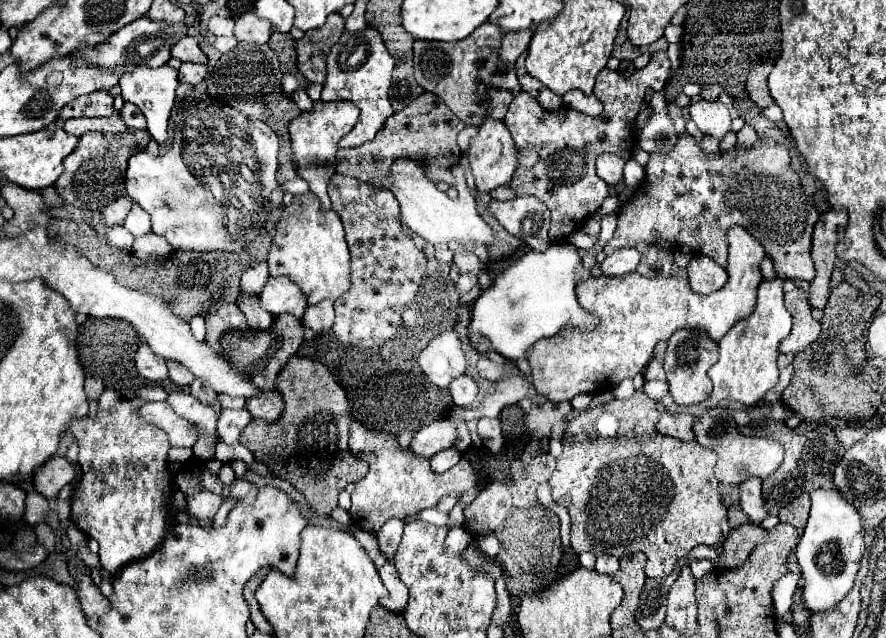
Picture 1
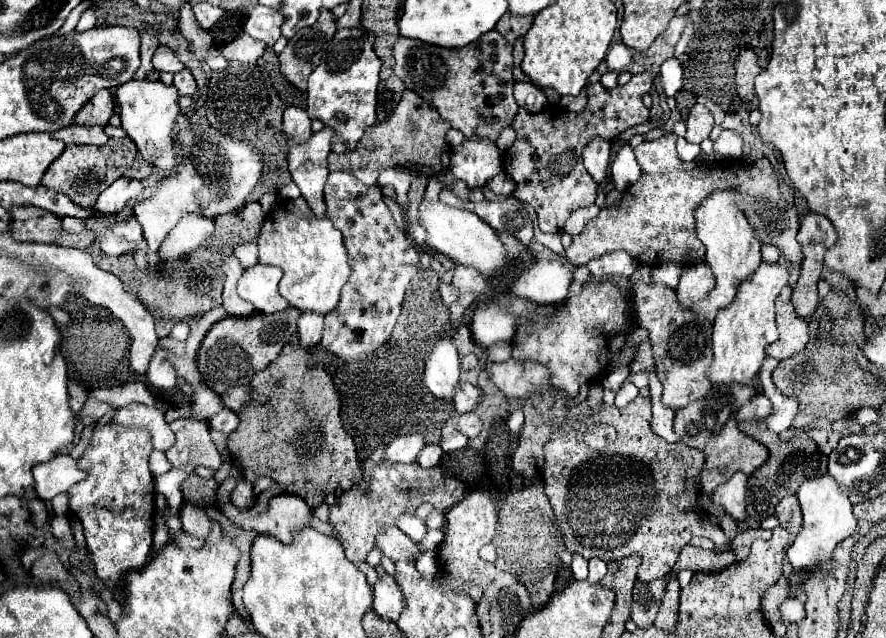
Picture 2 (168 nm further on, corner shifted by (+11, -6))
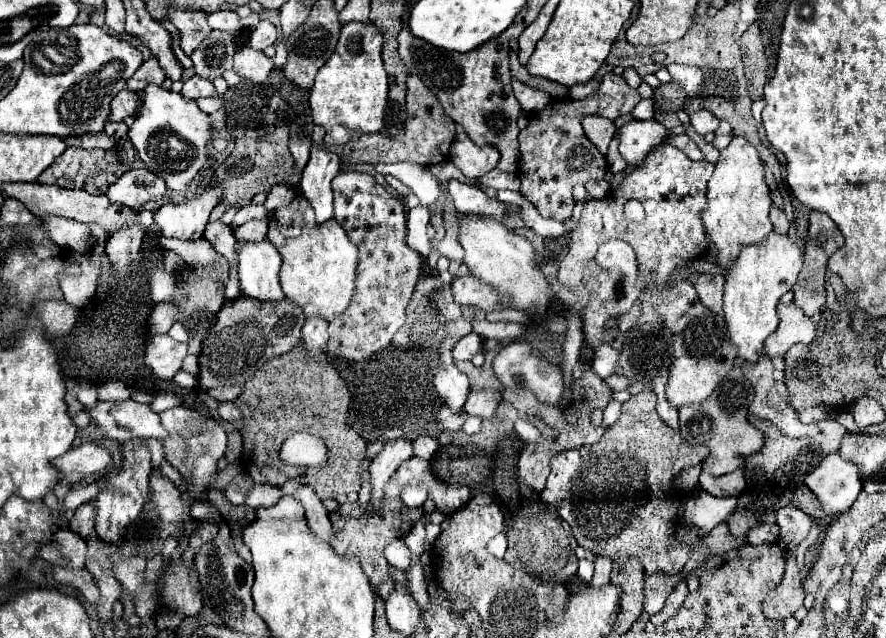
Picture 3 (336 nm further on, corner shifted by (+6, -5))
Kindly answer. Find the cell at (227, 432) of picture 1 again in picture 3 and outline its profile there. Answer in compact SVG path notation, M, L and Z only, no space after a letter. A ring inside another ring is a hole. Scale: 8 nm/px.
M220 403L218 405L218 415L228 423L236 423L236 421L242 419L242 413L234 403Z

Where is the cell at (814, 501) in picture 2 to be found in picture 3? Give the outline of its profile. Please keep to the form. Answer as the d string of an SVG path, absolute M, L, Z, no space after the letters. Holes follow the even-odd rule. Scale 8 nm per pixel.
M840 453L826 455L822 463L806 475L804 483L816 495L828 517L848 513L862 491L858 467L854 467L854 463L846 463Z

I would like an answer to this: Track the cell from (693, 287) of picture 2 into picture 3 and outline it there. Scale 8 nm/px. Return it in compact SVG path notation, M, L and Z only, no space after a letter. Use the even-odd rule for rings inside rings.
M702 273L694 281L694 289L704 303L714 313L722 313L722 295L724 295L724 277Z

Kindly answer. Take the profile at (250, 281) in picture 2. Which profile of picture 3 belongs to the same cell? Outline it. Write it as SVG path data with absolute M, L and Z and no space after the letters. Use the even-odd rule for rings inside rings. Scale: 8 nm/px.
M268 241L250 243L240 247L238 257L238 275L244 295L272 303L284 299L278 279L282 257L274 245L270 245Z

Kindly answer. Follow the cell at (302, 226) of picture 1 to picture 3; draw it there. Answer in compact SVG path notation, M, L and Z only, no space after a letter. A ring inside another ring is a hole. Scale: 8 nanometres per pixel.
M296 197L290 205L284 209L278 209L272 213L268 223L268 241L278 249L282 255L282 269L280 269L280 283L284 295L302 307L306 317L322 317L326 321L332 321L338 313L348 309L350 297L354 293L354 275L356 275L356 261L358 261L358 247L348 239L346 231L336 223L334 219L326 221L324 225L318 225L314 221L314 209L310 207L310 201L306 197Z

